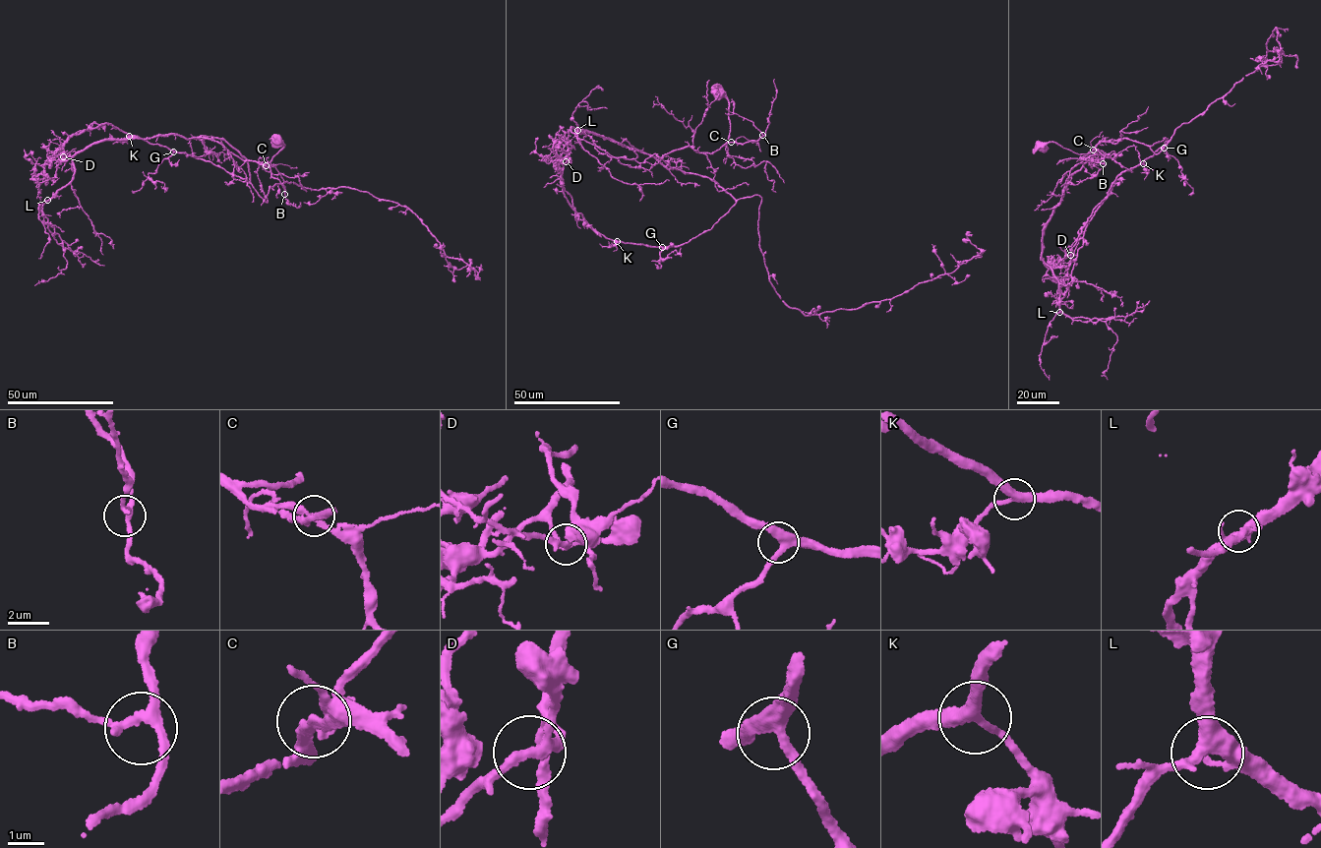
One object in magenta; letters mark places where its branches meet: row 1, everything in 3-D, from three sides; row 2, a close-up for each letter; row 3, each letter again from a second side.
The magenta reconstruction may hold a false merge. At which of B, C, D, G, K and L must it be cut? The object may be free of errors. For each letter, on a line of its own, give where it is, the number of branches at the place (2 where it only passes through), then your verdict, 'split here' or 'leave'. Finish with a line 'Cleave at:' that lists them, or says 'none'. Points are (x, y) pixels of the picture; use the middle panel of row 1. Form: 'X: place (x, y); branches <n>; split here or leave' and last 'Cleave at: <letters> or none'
B: place (762, 135); branches 3; leave
C: place (731, 142); branches 2; leave
D: place (566, 161); branches 3; split here
G: place (662, 247); branches 3; leave
K: place (617, 241); branches 3; leave
L: place (577, 130); branches 3; leave
Cleave at: D

